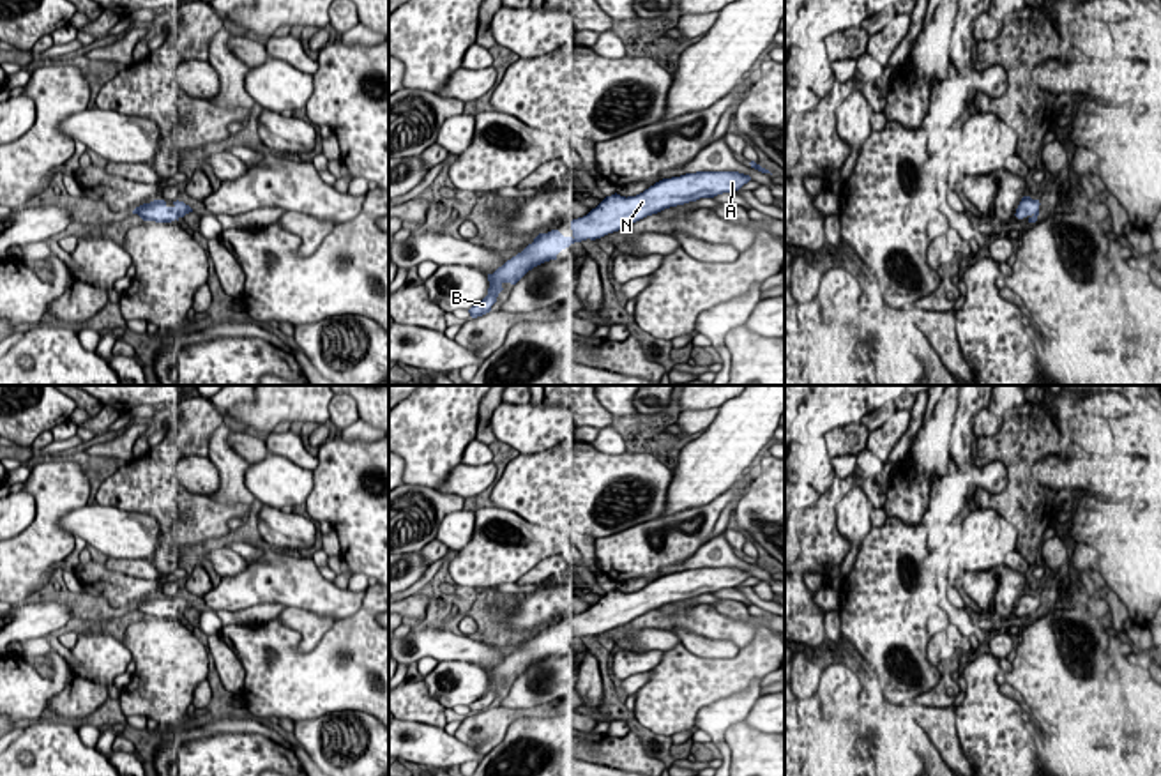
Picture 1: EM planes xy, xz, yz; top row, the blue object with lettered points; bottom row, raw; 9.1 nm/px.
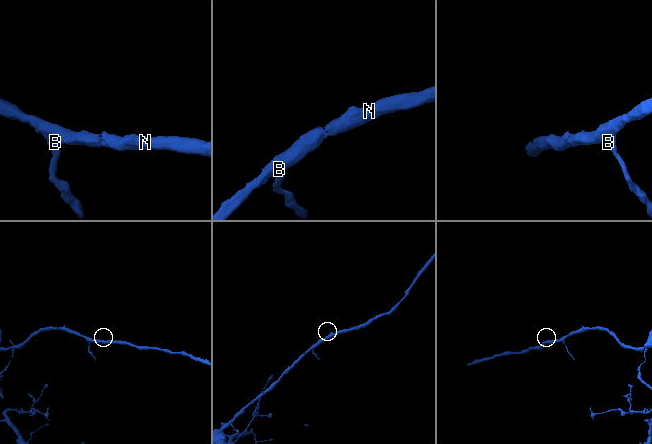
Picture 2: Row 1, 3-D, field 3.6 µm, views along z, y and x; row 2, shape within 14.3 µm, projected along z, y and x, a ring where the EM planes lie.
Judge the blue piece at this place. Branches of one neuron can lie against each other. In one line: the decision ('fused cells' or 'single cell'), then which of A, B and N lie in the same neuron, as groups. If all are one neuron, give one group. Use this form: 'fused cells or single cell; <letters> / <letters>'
single cell; A B N

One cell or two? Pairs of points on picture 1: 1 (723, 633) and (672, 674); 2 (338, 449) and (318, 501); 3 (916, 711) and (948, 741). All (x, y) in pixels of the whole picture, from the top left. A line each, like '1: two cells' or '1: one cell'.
1: two cells
2: one cell
3: one cell

